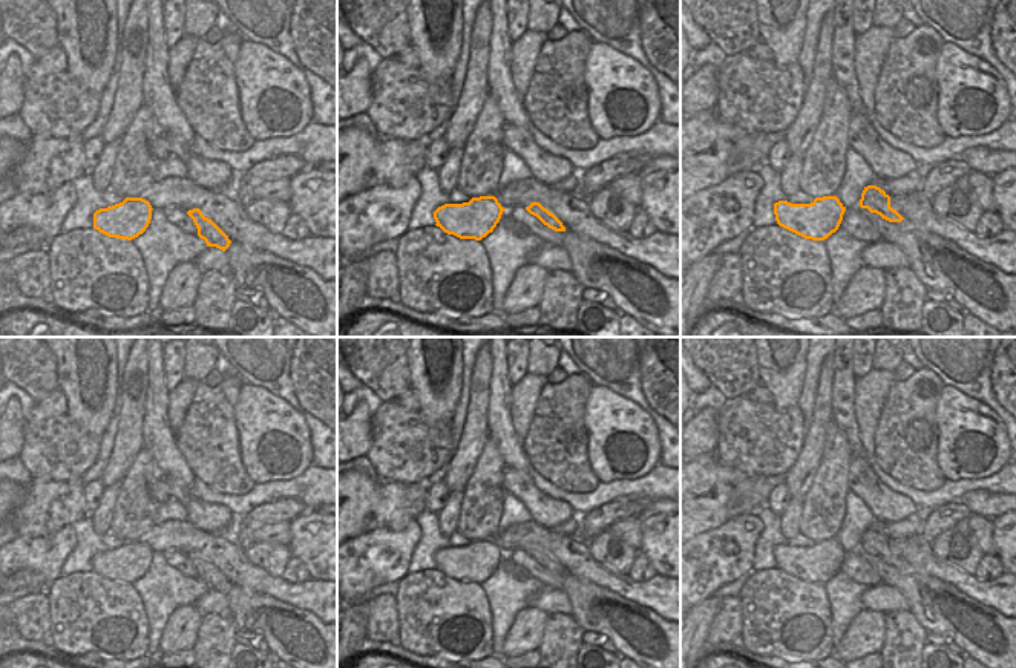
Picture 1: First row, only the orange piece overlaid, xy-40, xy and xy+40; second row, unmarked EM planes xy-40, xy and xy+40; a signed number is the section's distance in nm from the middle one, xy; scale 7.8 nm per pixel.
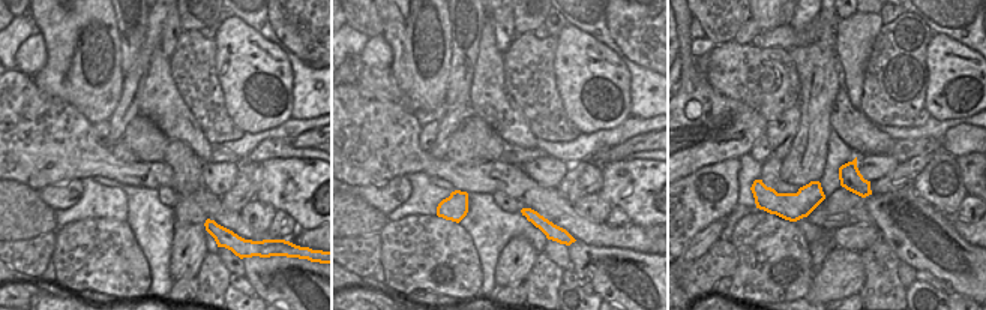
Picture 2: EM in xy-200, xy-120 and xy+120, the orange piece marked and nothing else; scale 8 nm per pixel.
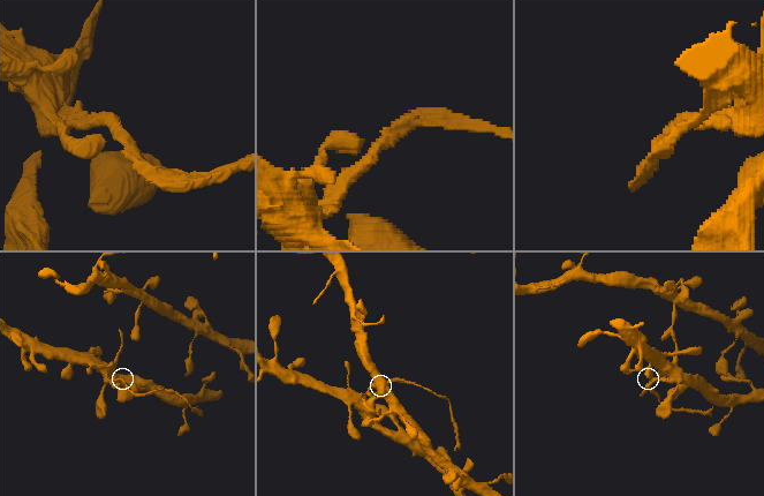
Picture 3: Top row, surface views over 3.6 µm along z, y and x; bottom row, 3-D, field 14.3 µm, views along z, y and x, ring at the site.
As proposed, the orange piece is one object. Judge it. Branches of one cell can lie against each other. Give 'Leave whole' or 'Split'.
Split.

